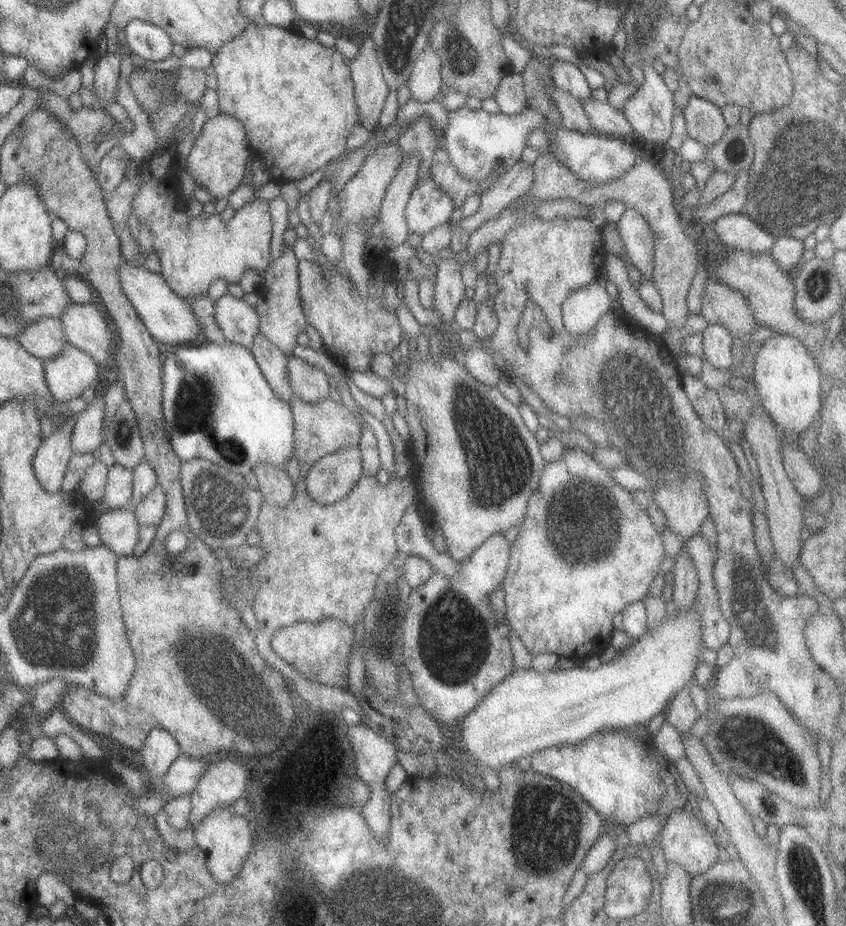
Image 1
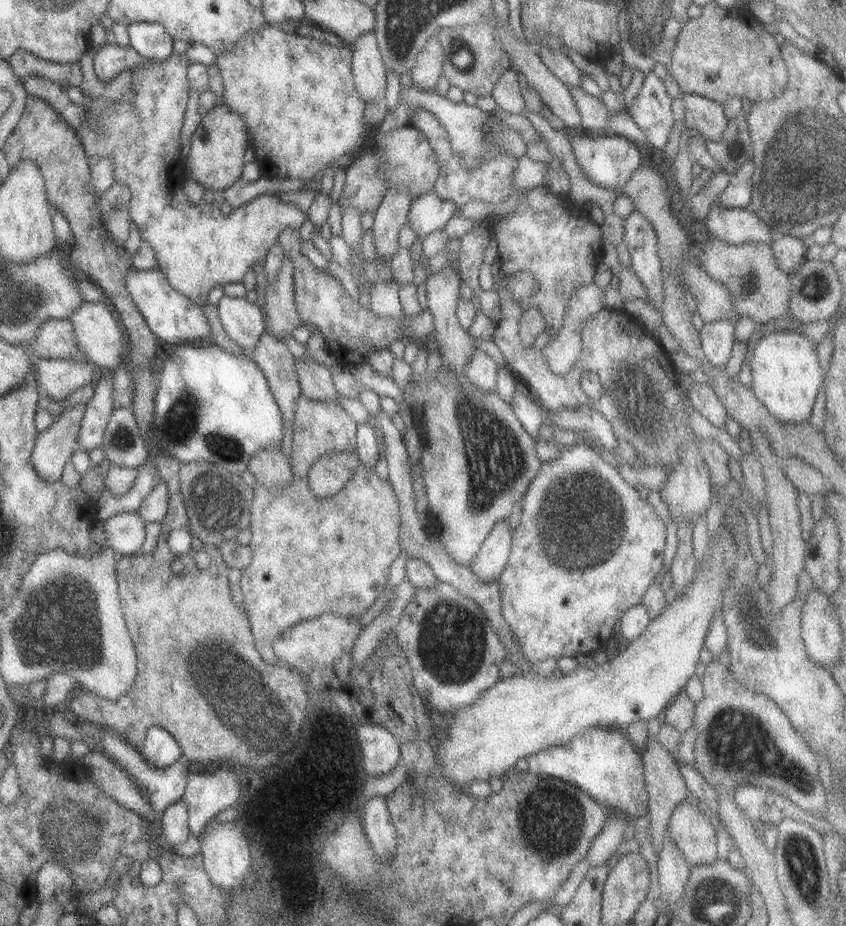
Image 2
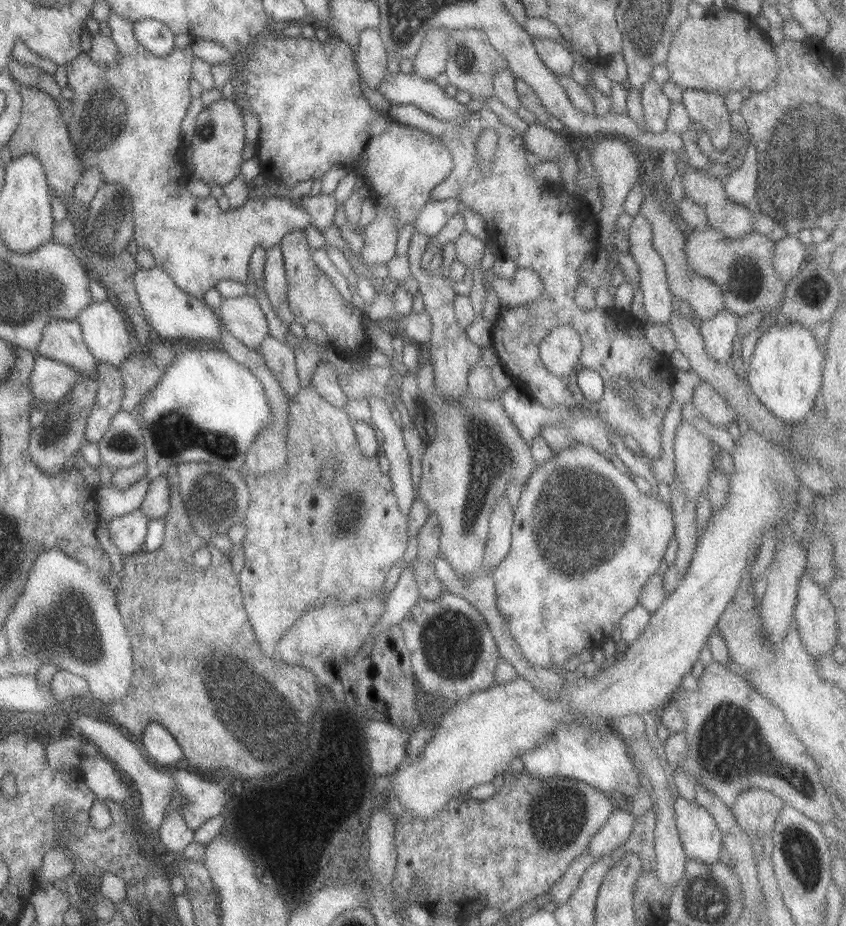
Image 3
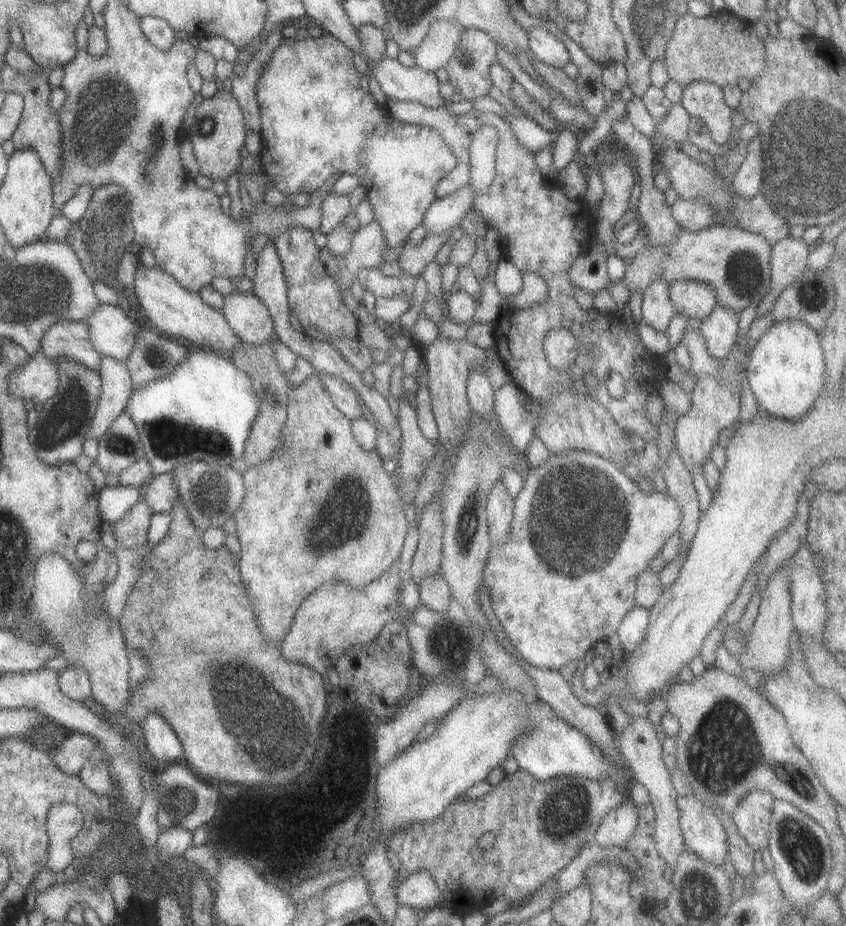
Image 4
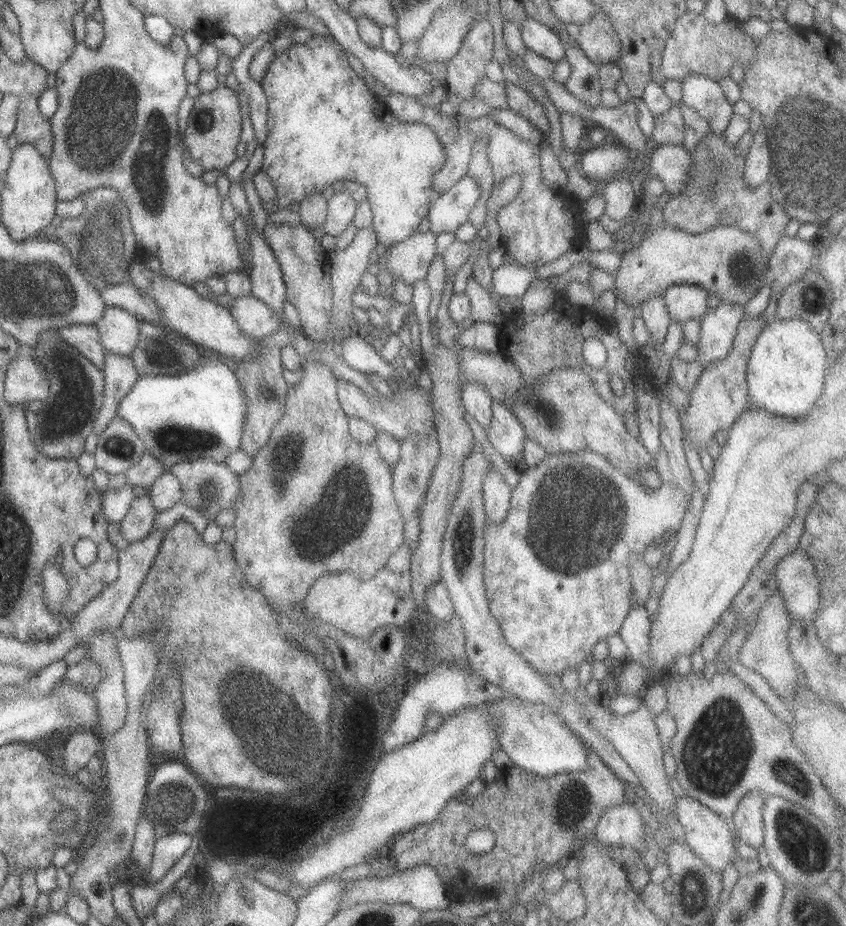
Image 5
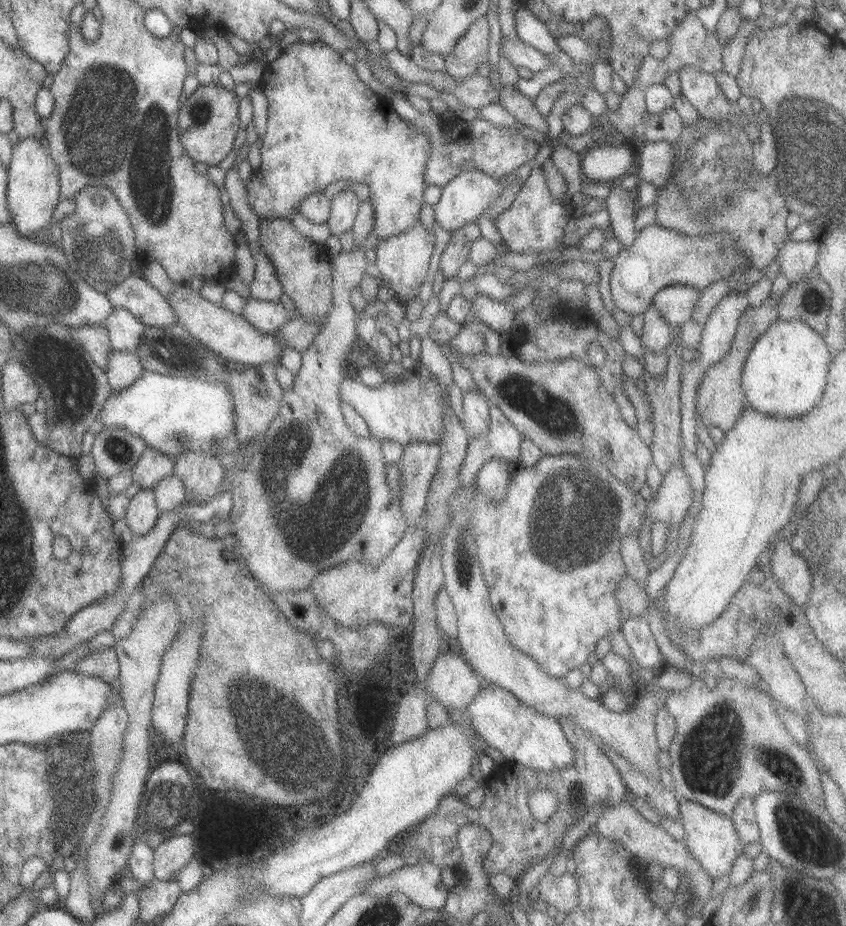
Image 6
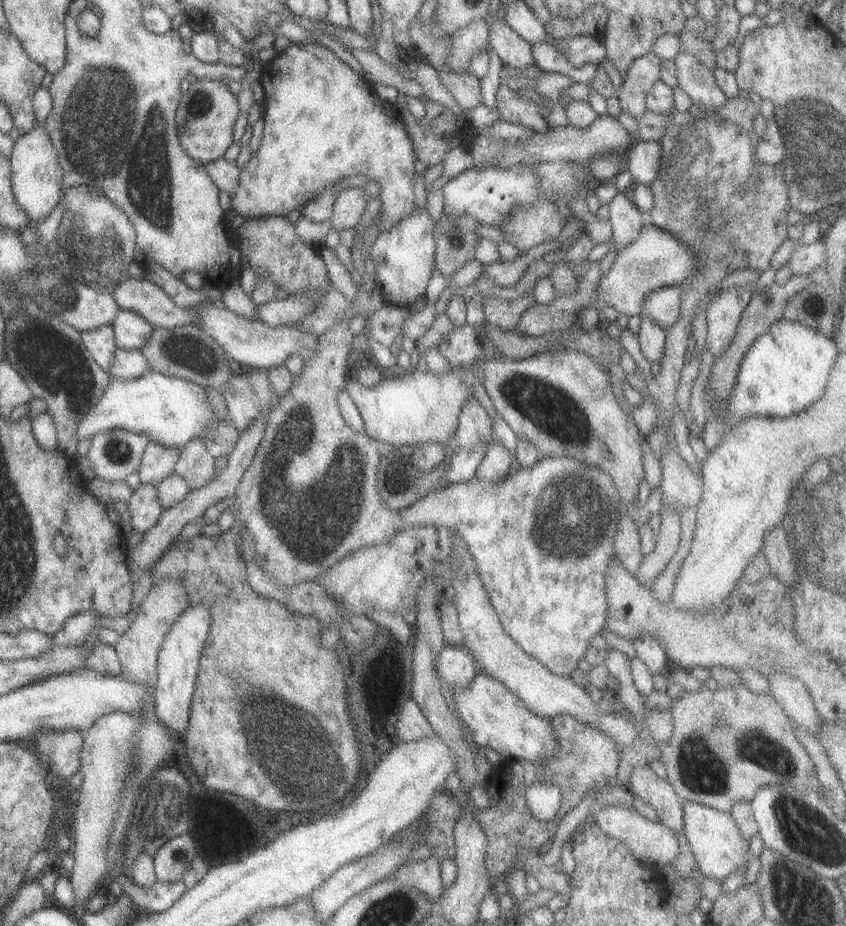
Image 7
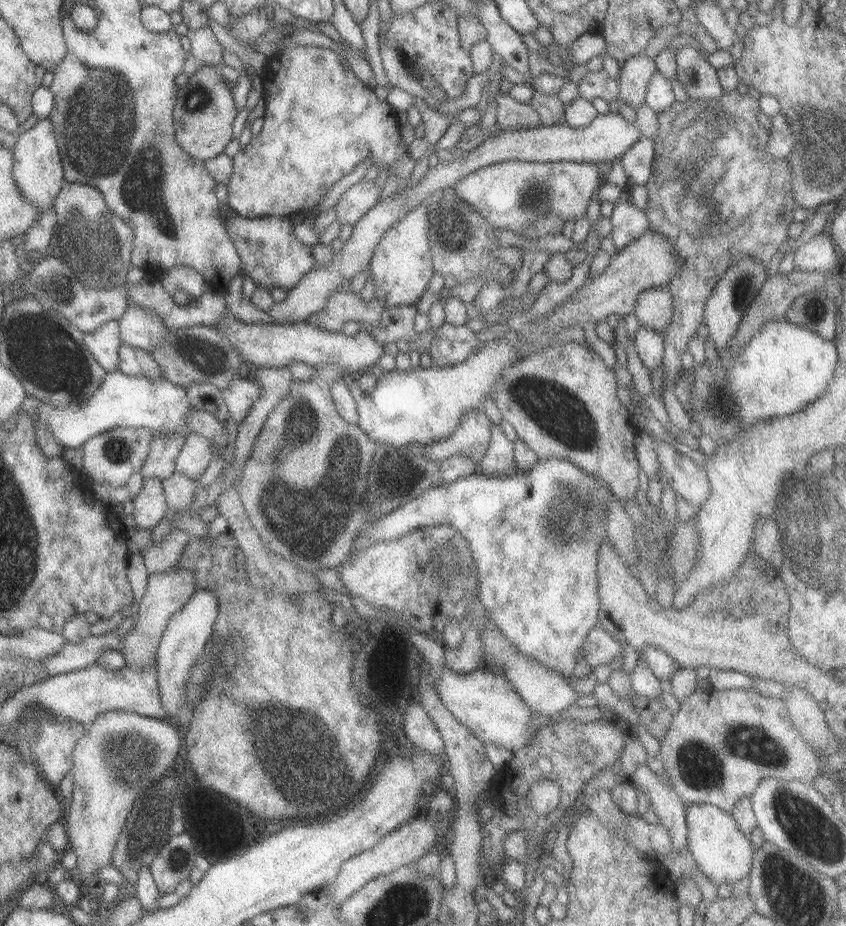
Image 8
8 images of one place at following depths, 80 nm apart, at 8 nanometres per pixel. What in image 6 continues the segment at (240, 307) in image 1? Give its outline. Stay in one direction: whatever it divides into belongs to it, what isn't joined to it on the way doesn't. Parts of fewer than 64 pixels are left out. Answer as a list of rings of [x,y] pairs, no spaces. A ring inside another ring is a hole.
[[[251,297],[244,299],[240,315],[261,334],[273,333],[274,330],[276,331],[287,319],[291,319],[291,316],[288,316],[288,312],[286,312],[281,303],[256,301]]]

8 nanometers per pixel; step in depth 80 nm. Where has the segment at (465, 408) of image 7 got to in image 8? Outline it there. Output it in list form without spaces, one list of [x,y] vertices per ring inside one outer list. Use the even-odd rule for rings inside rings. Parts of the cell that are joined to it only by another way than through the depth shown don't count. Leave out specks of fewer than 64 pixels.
[[[468,409],[451,435],[423,446],[422,457],[425,460],[441,460],[449,455],[463,455],[478,463],[490,439],[489,422],[482,410]]]

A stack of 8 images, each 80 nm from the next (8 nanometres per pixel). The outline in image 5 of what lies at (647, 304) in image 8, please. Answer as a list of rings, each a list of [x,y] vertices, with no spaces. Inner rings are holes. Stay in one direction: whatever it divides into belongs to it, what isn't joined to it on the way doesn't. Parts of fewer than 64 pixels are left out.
[[[674,284],[662,291],[662,299],[673,322],[699,319],[707,308],[707,295],[703,289],[692,284]]]

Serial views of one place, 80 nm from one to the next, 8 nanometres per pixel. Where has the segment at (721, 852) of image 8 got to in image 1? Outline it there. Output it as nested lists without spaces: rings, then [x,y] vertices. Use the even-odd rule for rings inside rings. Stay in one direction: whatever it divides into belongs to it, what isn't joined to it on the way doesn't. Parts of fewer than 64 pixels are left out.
[[[684,806],[673,809],[669,816],[664,820],[664,826],[659,832],[659,849],[665,863],[673,863],[684,870],[685,874],[693,880],[694,876],[708,871],[710,867],[720,859],[718,847],[715,841],[707,832],[703,822],[699,822],[689,812],[689,807]]]

